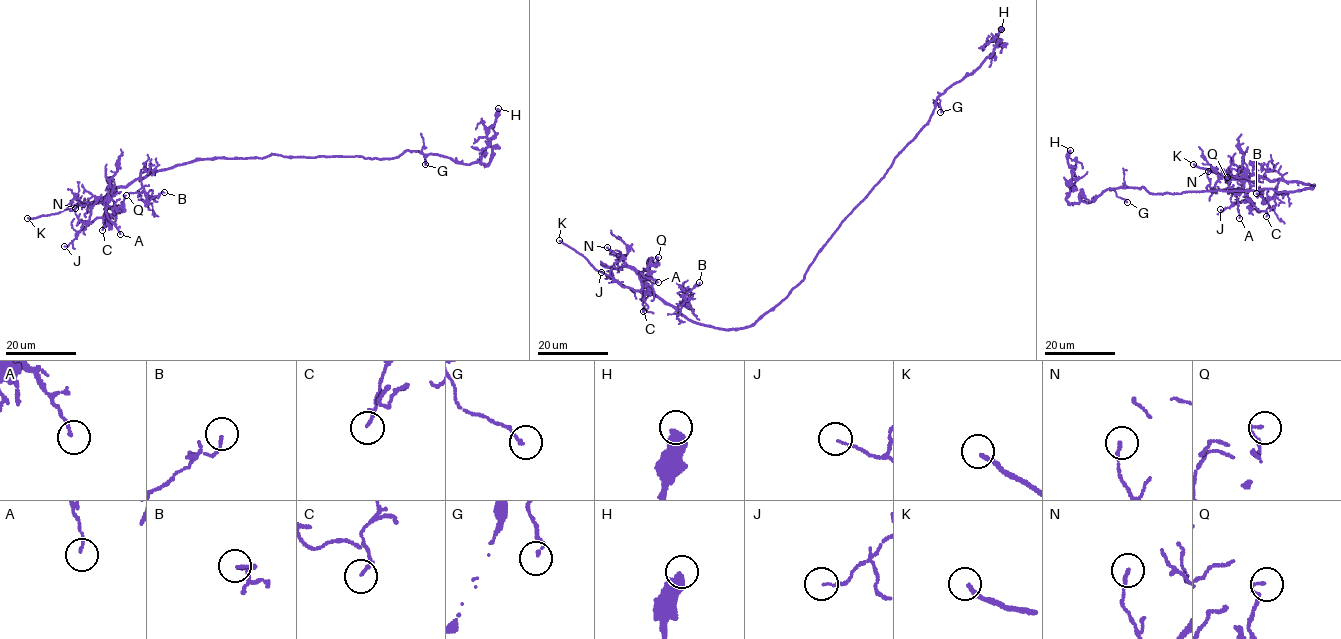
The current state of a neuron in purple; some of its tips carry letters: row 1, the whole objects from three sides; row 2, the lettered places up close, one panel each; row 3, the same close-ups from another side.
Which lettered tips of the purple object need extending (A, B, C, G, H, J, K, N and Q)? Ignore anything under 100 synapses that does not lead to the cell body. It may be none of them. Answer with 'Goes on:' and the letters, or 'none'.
Goes on: K

